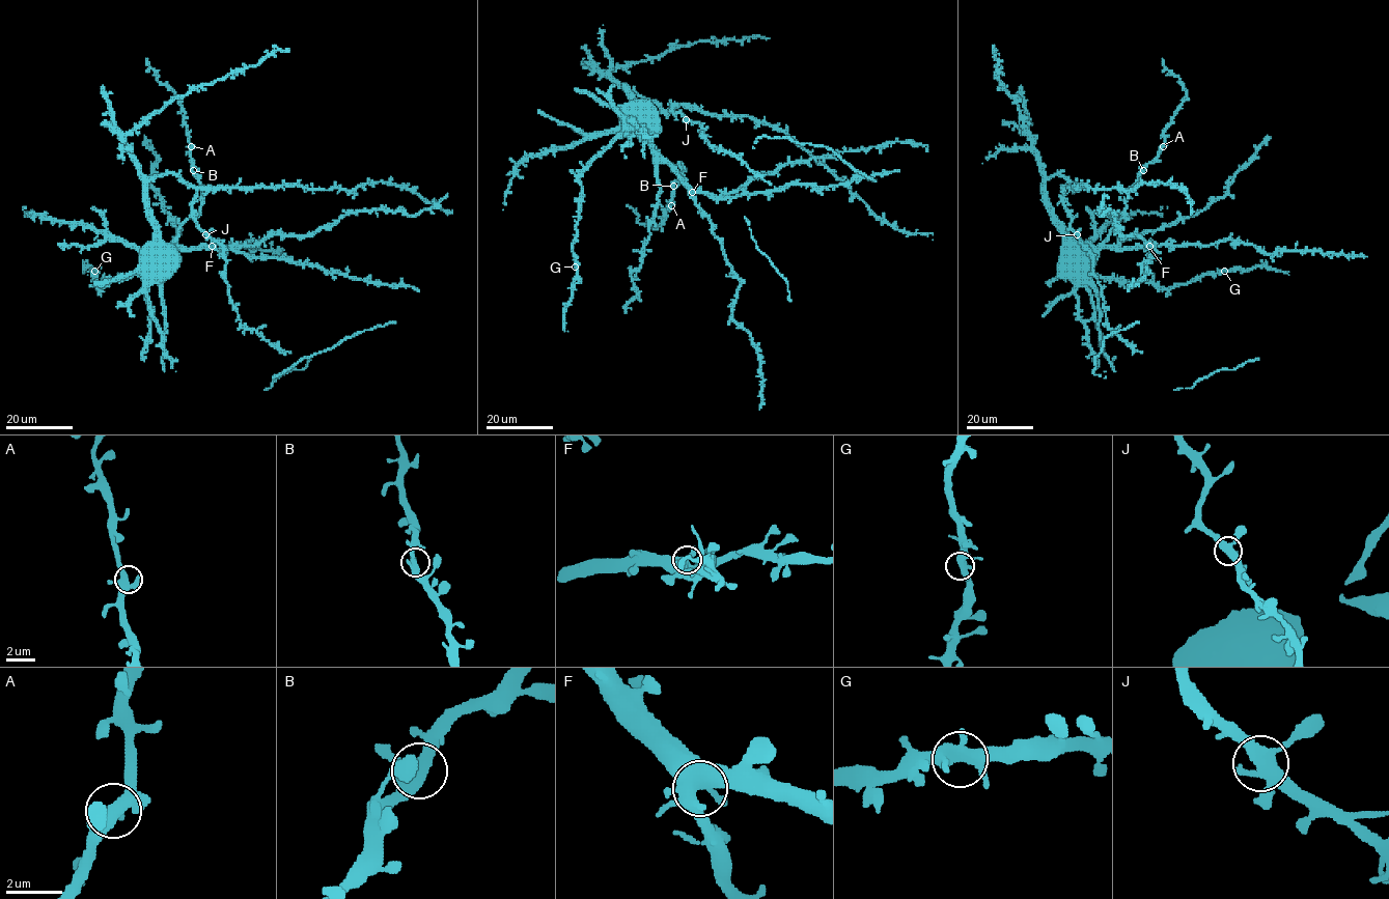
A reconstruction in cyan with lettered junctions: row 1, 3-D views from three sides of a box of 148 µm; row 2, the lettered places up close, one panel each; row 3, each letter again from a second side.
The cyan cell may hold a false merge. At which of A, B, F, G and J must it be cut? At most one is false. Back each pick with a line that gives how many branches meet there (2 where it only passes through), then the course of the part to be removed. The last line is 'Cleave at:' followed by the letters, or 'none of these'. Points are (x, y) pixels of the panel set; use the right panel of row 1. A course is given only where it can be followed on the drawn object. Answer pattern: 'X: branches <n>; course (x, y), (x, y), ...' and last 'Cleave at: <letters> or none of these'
Cleave at: none of these

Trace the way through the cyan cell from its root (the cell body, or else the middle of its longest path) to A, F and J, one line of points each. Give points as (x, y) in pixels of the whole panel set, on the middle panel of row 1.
A: (637, 105), (640, 130), (667, 163), (683, 168), (682, 176), (673, 185), (671, 205)
F: (637, 105), (640, 129), (651, 140), (655, 150), (692, 192)
J: (637, 105), (629, 96), (628, 87), (654, 100), (663, 109), (676, 106), (673, 106), (673, 112), (687, 119)

